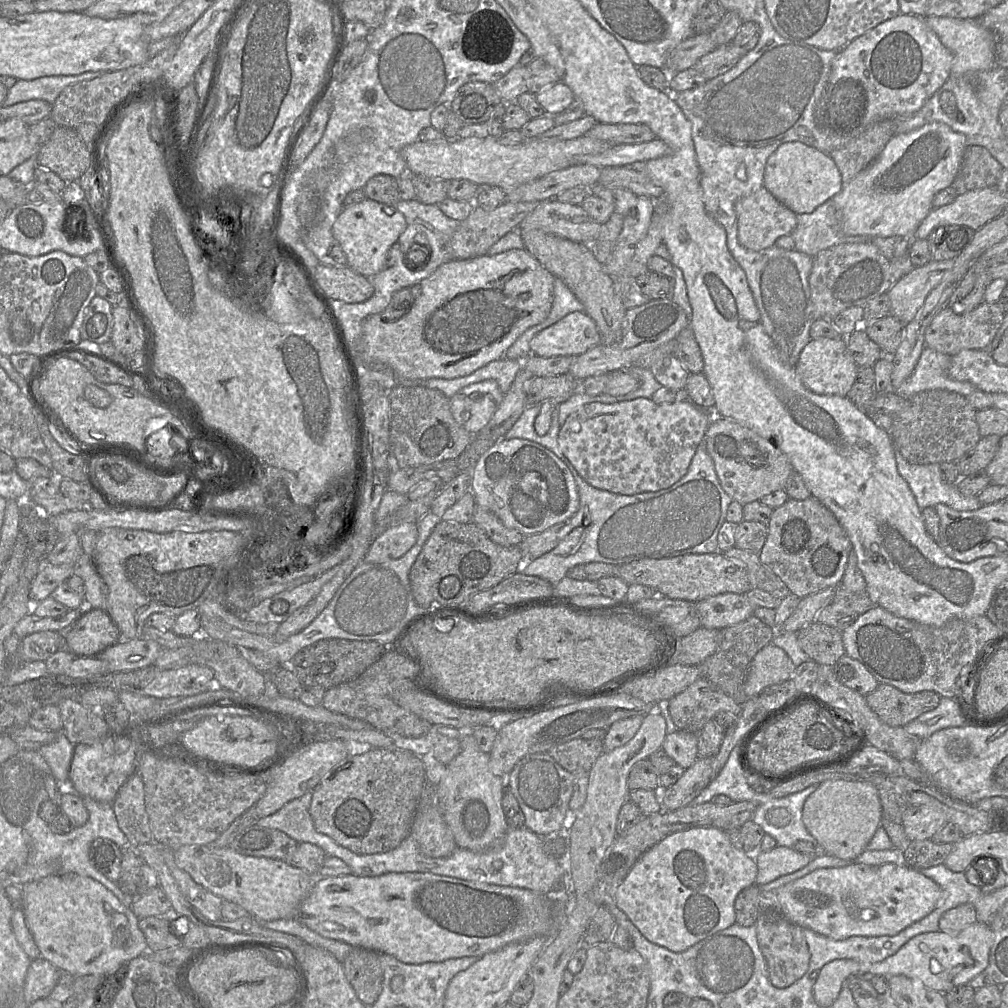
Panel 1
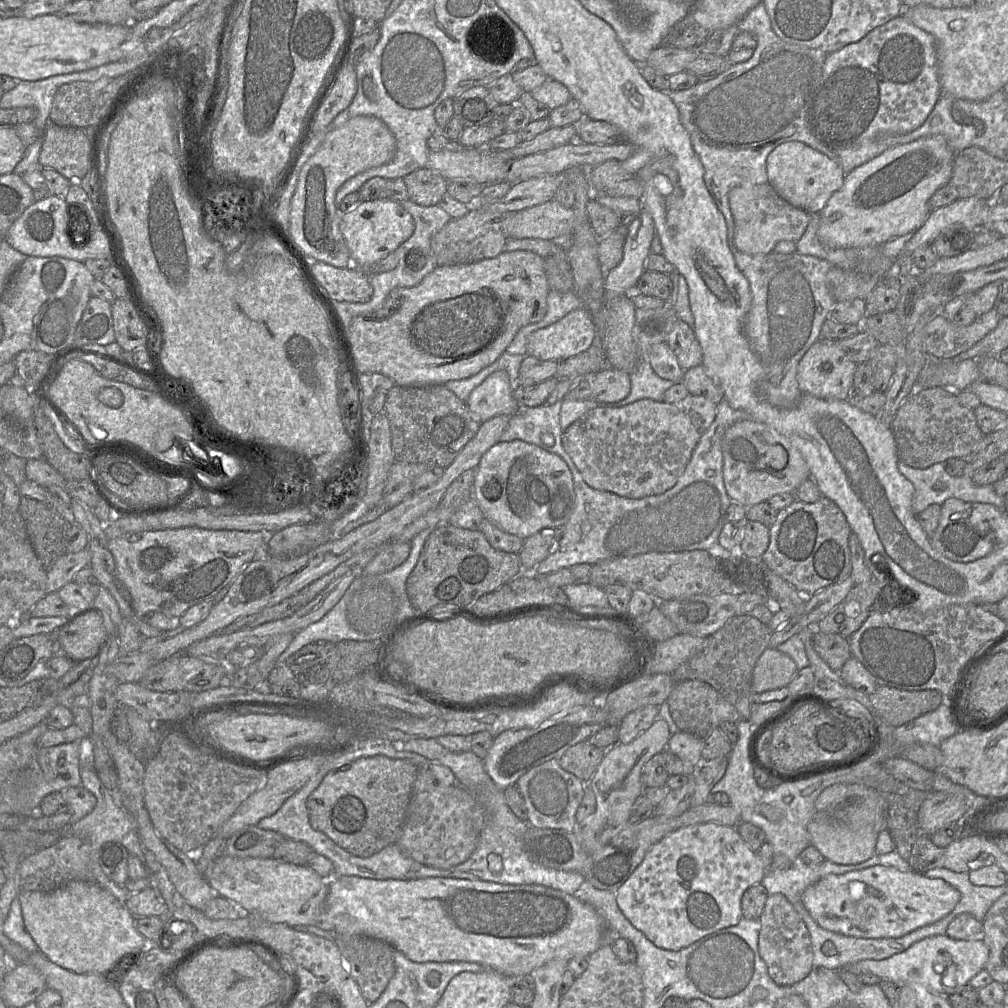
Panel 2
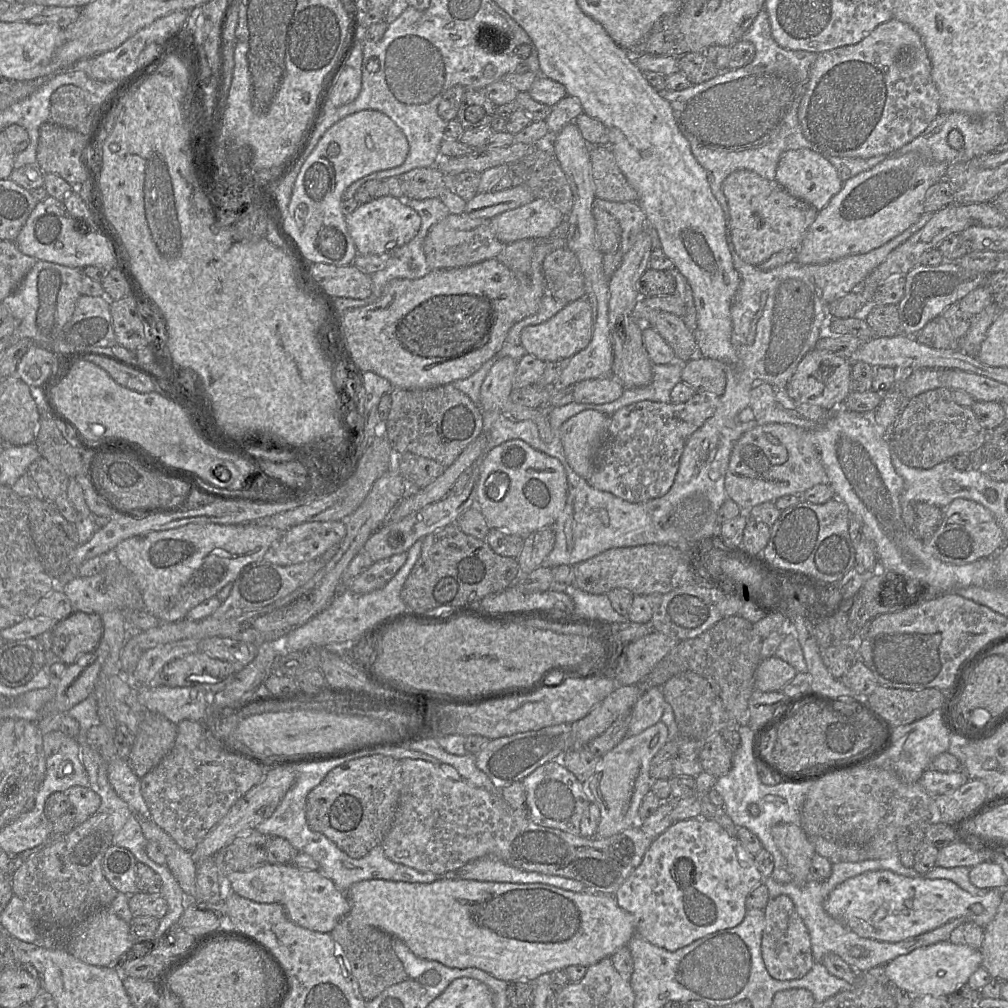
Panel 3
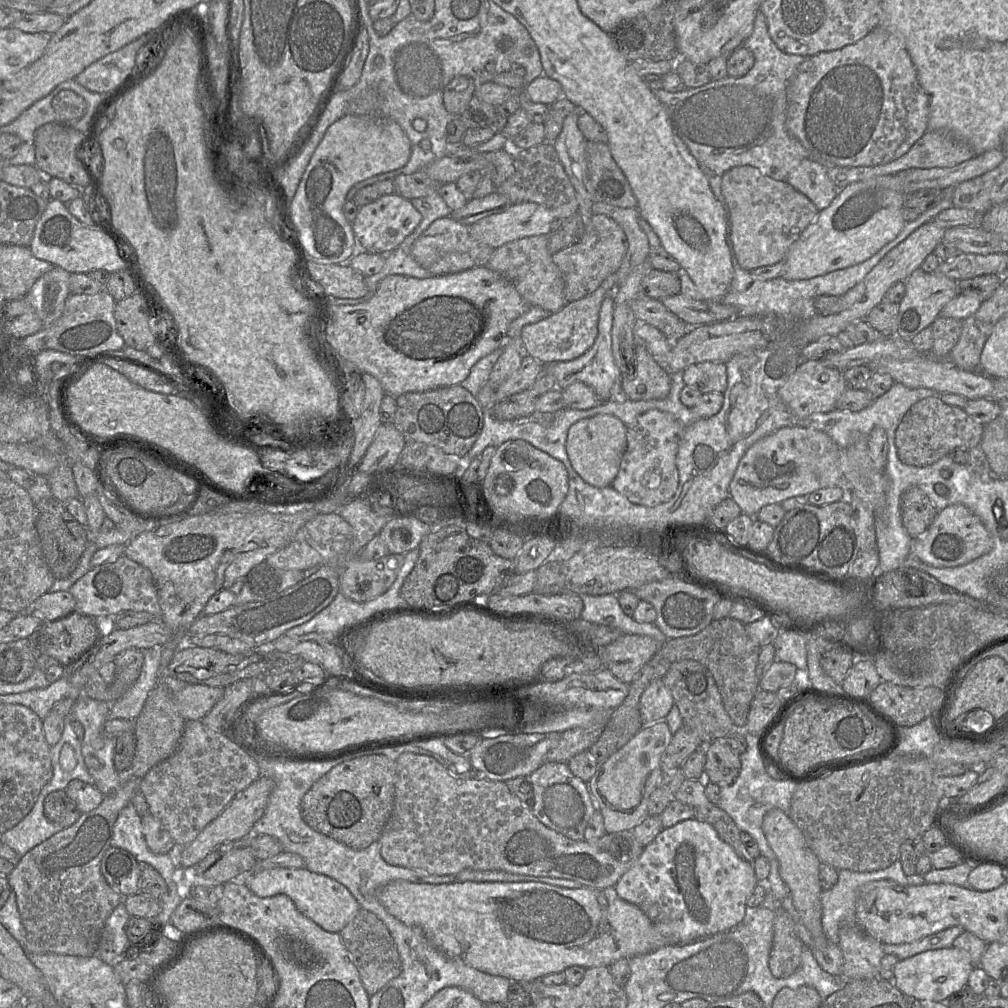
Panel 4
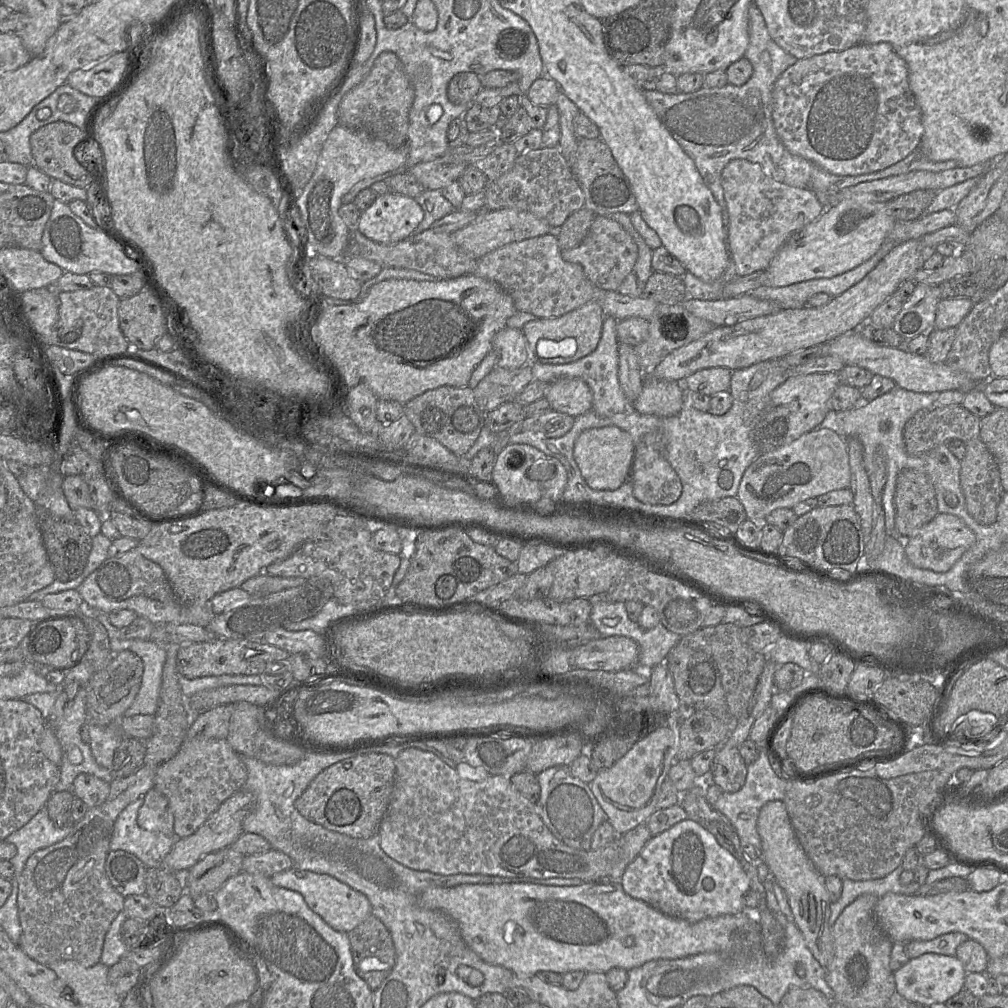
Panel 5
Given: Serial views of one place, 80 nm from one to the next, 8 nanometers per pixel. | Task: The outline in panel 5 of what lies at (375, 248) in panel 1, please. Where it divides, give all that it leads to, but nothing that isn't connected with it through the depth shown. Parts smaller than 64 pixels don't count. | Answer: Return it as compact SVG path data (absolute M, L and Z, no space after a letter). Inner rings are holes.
M389 192L361 211L356 228L367 238L390 245L413 235L423 217L414 198Z

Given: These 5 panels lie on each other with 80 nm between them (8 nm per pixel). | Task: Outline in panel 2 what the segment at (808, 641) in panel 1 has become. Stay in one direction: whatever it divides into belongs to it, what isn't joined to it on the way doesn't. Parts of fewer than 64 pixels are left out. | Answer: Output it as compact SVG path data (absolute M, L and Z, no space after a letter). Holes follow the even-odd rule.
M815 630L813 646L823 661L836 672L839 672L845 662L852 657L849 639L840 634Z

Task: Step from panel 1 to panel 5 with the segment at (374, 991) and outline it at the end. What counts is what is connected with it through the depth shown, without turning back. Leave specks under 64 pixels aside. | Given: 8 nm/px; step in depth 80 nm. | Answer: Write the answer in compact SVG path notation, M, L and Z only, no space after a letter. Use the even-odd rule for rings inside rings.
M373 914L347 933L354 970L372 991L392 971L396 952L385 925Z

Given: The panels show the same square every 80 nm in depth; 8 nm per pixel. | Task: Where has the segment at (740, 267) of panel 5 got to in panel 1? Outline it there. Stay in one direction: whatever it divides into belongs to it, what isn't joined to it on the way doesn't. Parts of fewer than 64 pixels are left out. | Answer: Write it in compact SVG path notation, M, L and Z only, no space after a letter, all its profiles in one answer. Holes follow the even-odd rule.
M764 186L739 199L735 205L739 243L753 251L773 246L778 238L791 235L796 227L796 214L777 200Z

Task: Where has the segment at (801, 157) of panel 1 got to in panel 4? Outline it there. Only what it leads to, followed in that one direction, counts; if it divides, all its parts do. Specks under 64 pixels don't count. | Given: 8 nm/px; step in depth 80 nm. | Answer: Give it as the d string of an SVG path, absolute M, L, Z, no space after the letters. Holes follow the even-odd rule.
M810 159L802 160L785 181L804 194L819 211L827 208L840 191L828 177L825 166Z

